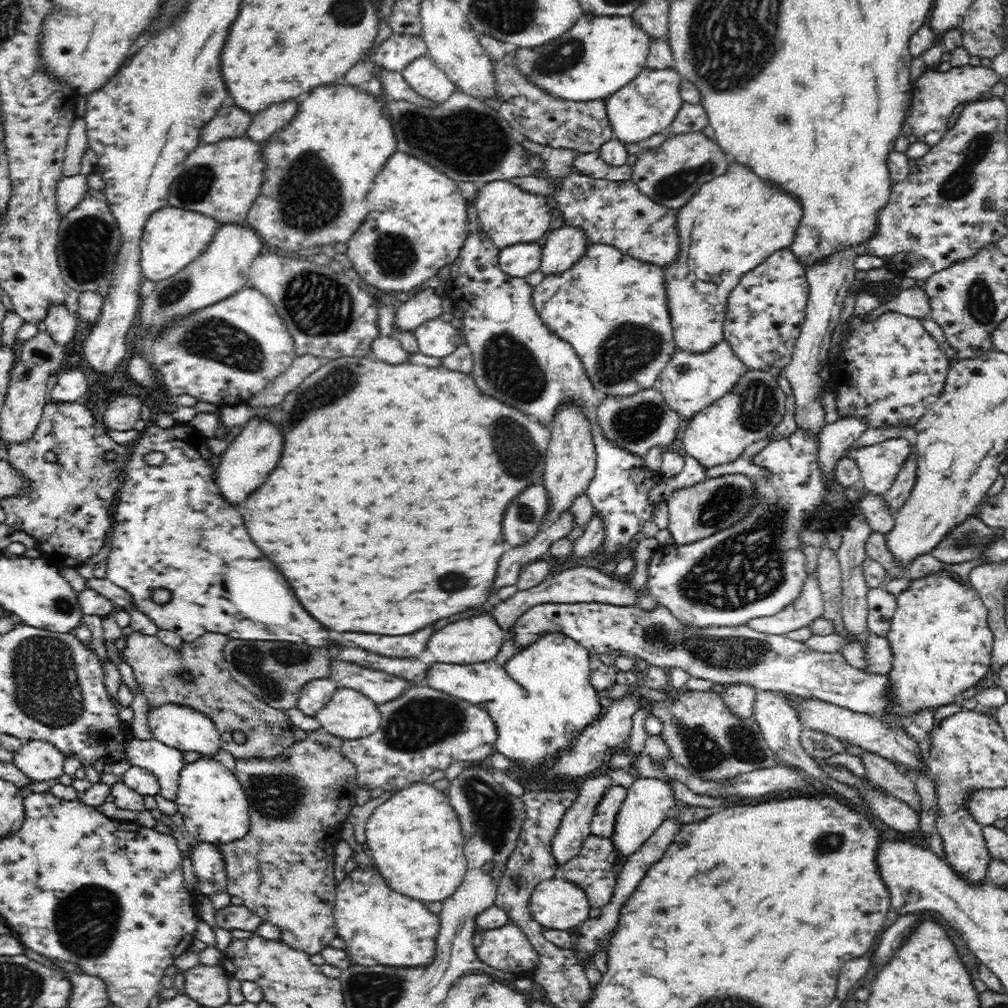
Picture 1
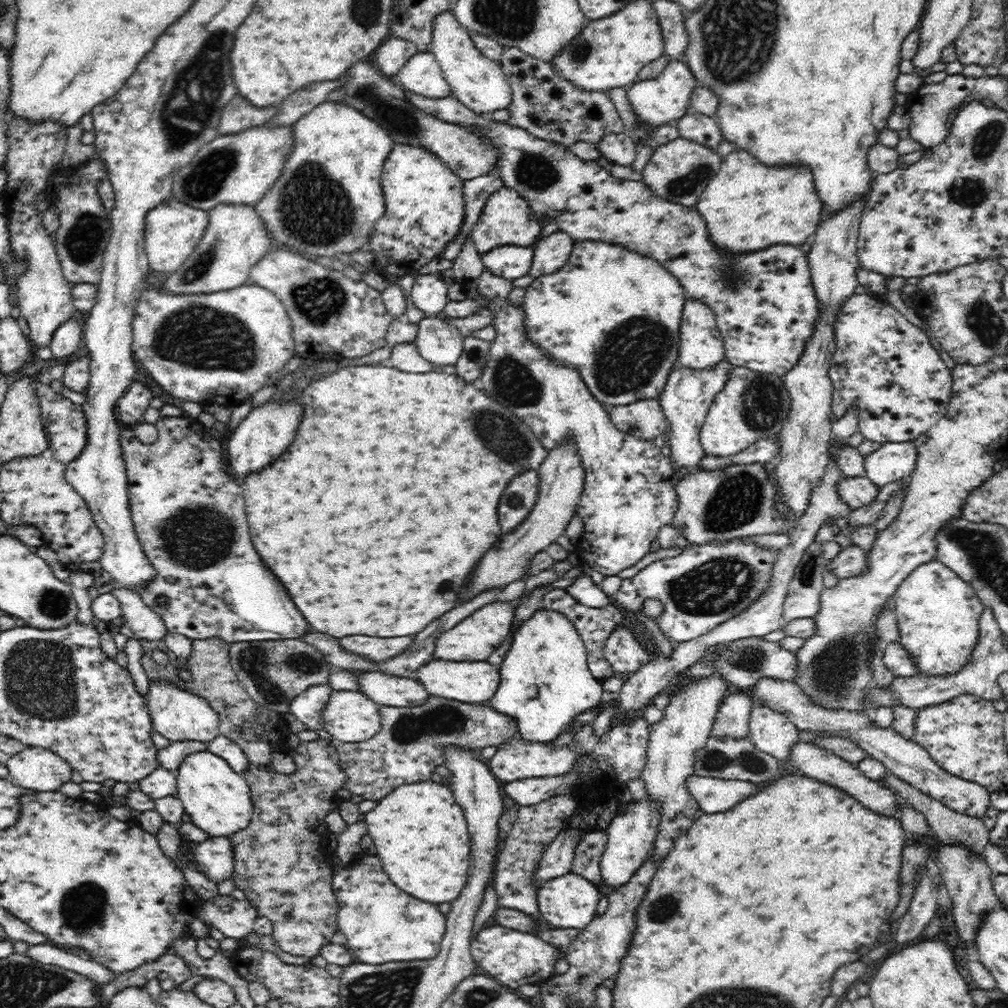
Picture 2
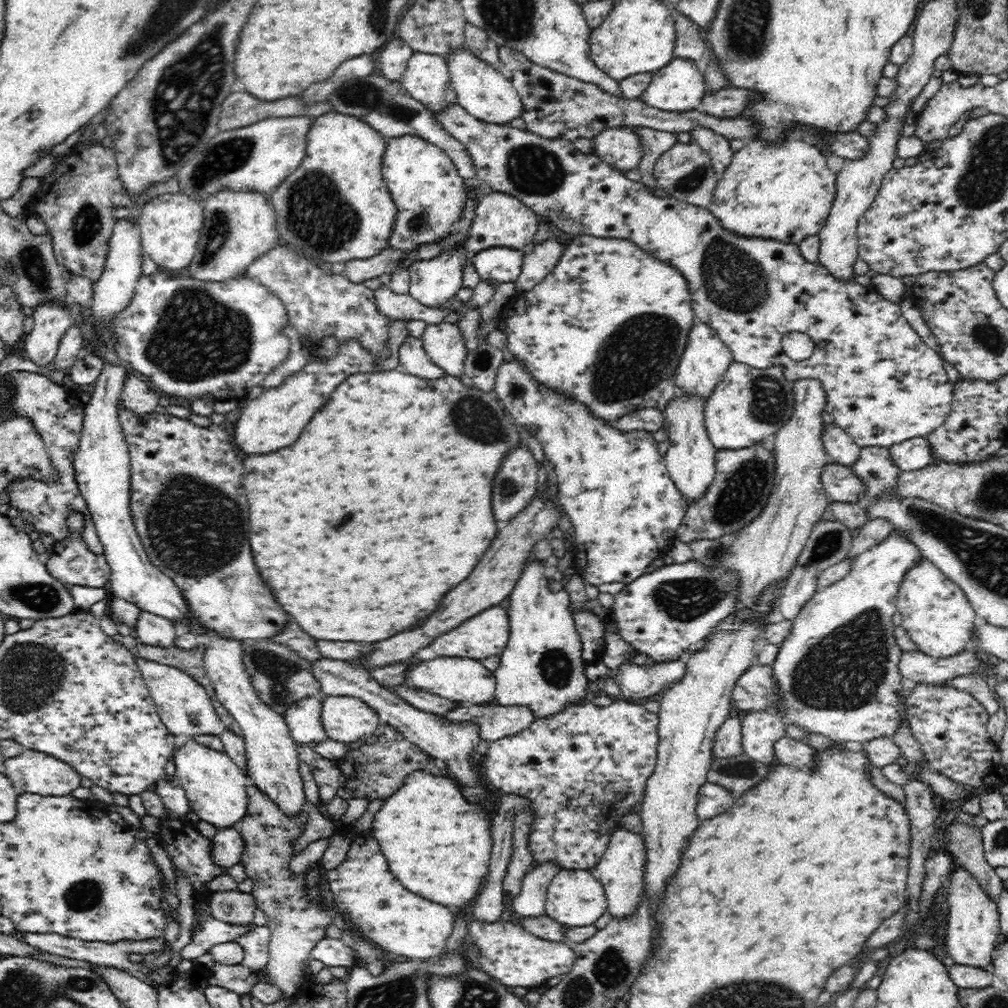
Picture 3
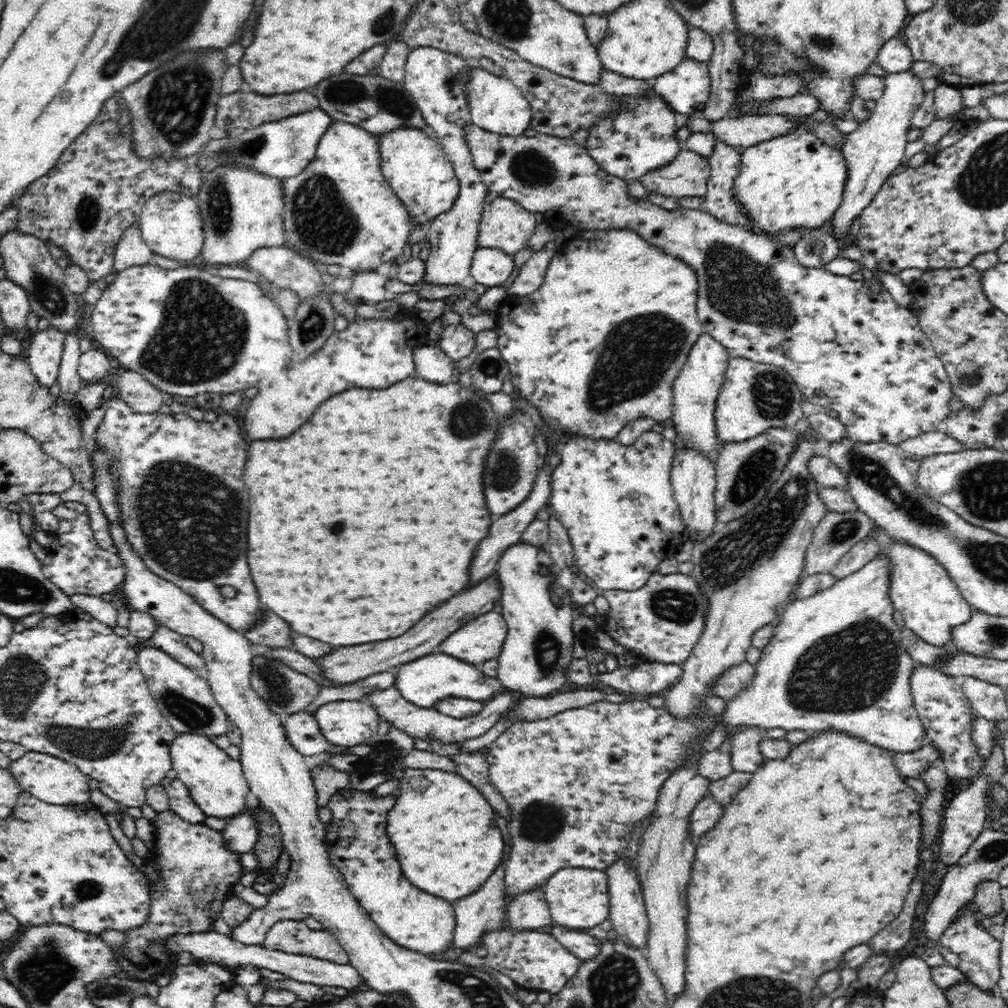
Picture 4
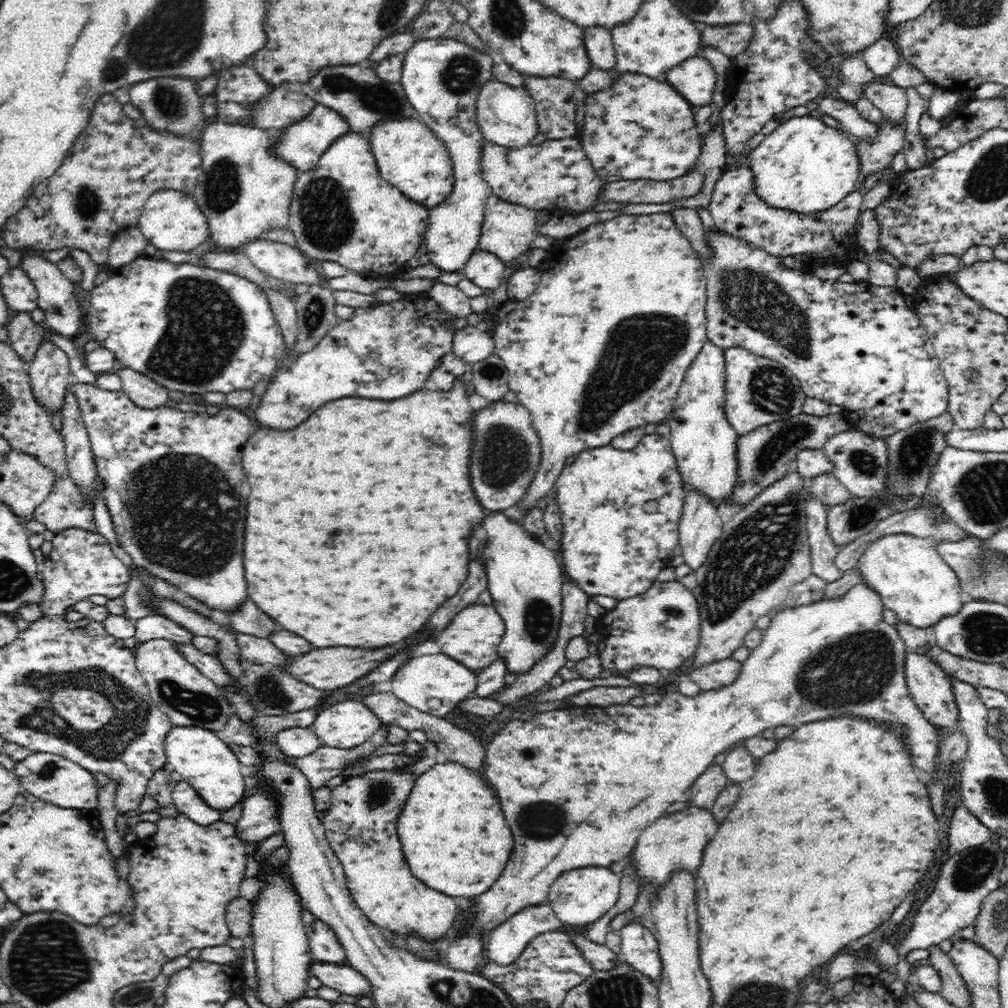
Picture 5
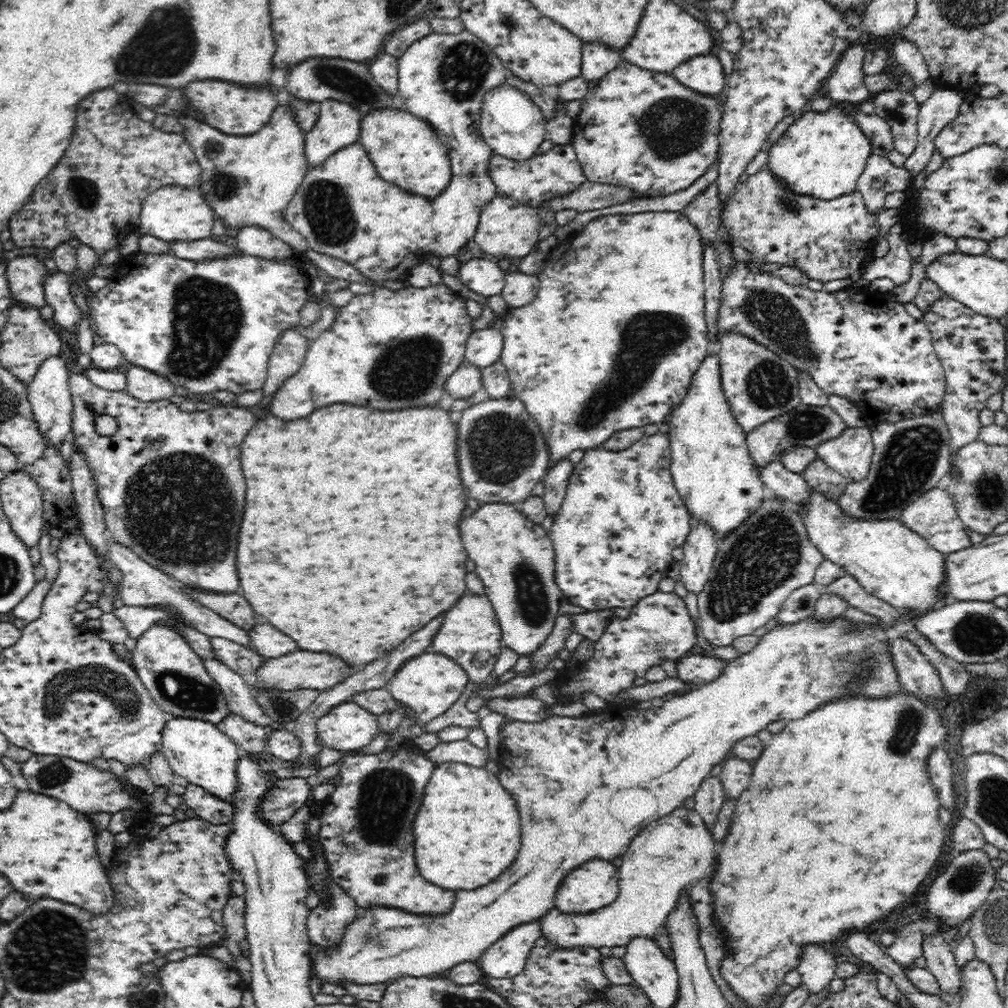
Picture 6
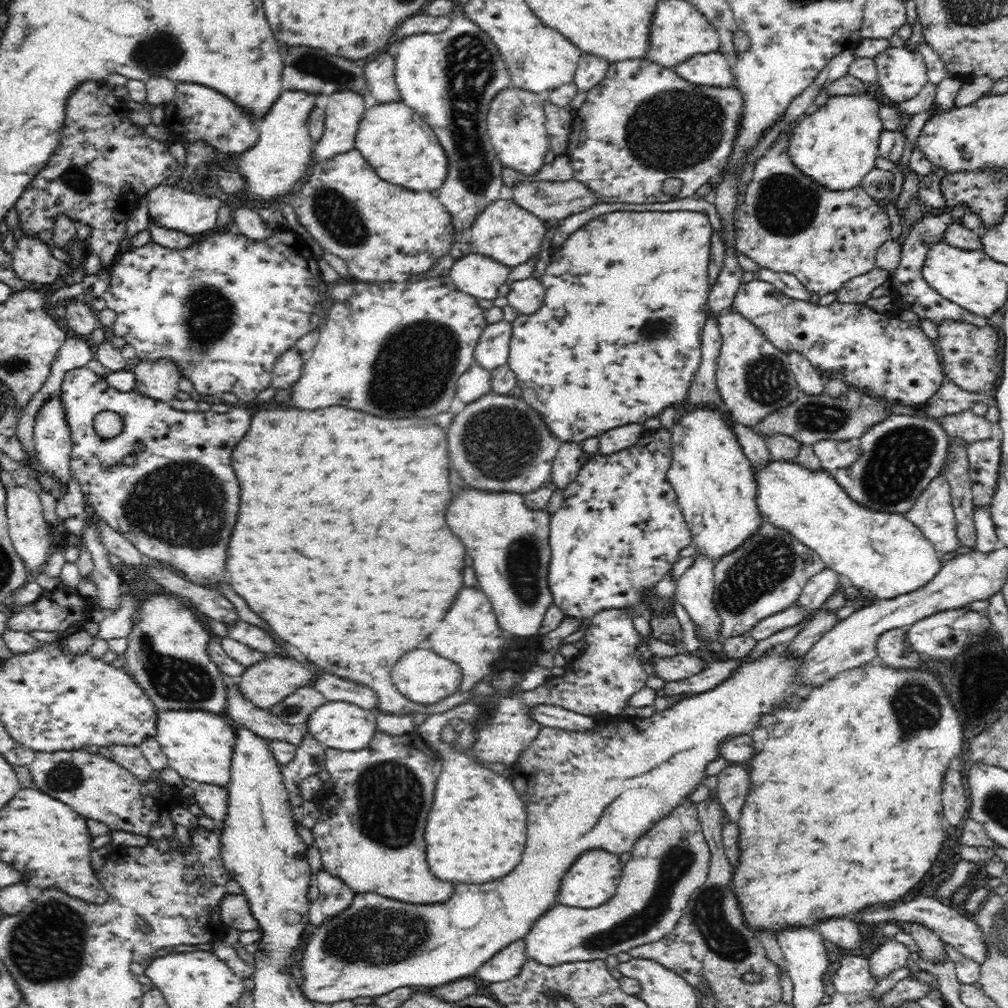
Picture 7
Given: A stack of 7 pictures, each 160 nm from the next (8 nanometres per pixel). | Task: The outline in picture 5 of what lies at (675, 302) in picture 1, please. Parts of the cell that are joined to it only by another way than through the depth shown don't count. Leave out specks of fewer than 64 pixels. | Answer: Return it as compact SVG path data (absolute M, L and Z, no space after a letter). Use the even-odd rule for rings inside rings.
M807 114L780 122L762 139L761 144L746 156L750 159L750 170L756 179L754 185L758 197L774 208L785 208L796 212L820 212L838 204L848 194L861 191L862 161L857 153L856 141L843 129L826 125L820 115ZM708 342L688 367L684 380L680 385L672 413L665 420L665 423L670 426L669 440L685 488L694 489L696 493L702 493L716 507L722 506L722 504L740 505L735 504L733 496L731 496L739 477L737 449L740 436L730 424L725 413L725 382L724 349Z

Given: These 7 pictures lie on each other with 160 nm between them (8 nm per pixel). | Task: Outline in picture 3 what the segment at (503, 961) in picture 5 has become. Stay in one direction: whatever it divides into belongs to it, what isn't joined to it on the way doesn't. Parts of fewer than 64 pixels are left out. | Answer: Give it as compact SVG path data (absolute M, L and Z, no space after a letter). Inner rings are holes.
M544 863L529 870L522 880L518 896L509 899L509 913L520 918L540 918L546 915L547 890L560 865Z

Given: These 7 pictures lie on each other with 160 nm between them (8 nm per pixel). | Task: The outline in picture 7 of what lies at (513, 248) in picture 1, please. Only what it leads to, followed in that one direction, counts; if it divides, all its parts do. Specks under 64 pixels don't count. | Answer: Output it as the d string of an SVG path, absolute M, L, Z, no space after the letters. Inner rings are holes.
M476 252L457 258L449 277L461 292L478 300L494 301L502 284L509 282L508 266Z

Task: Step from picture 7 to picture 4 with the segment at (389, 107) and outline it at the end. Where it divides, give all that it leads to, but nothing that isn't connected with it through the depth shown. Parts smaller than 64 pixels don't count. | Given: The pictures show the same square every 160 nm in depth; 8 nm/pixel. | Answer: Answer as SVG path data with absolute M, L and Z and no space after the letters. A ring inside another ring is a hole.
M404 126L400 130L380 136L382 174L388 185L409 210L414 227L434 221L438 215L452 208L459 196L459 181L444 147L429 130Z

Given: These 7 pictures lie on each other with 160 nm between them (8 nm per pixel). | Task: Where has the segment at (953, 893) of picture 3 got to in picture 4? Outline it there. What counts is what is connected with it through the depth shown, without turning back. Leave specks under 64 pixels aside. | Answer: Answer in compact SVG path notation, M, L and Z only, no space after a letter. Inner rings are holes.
M970 912L962 914L939 938L938 949L946 959L946 964L960 970L966 980L978 989L982 989L986 993L992 993L1000 976L999 954L1001 942L978 924L979 922L970 916Z

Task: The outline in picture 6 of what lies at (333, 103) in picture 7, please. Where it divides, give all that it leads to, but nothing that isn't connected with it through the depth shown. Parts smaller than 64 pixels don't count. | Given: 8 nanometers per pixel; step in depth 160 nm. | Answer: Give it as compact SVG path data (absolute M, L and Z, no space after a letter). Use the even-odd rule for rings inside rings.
M328 99L319 102L320 114L316 124L305 134L305 153L310 169L317 169L342 147L360 140L362 113L344 100Z

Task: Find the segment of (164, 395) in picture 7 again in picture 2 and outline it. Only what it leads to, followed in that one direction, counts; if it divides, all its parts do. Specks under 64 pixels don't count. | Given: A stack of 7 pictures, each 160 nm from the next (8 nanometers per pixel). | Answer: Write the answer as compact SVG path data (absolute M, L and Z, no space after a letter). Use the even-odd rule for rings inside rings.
M134 382L118 399L117 418L122 424L136 425L142 421L142 416L150 406L152 398L154 398L152 392L142 382Z

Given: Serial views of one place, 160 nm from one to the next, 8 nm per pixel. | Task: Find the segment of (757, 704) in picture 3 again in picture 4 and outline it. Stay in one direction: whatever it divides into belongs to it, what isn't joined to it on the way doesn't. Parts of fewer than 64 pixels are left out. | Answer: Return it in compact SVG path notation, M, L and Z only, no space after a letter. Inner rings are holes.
M748 661L741 662L736 667L726 670L715 682L710 685L710 692L722 698L725 702L730 701L732 696L738 694L744 686L750 685L755 669Z

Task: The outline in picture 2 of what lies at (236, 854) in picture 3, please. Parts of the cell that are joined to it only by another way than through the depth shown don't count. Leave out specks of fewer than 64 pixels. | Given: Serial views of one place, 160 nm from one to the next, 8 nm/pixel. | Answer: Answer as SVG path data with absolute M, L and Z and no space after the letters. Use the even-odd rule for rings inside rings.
M212 836L194 845L195 865L210 880L220 882L234 874L234 851L228 836Z

